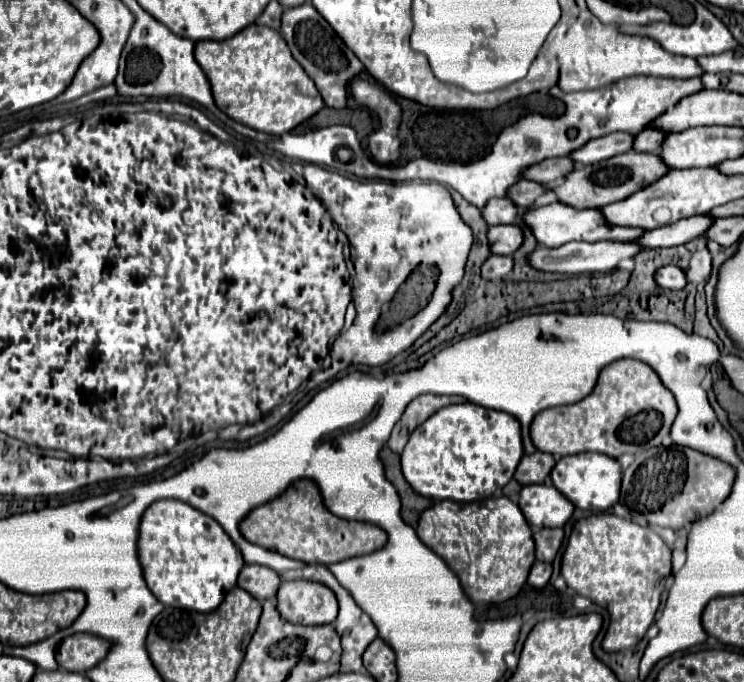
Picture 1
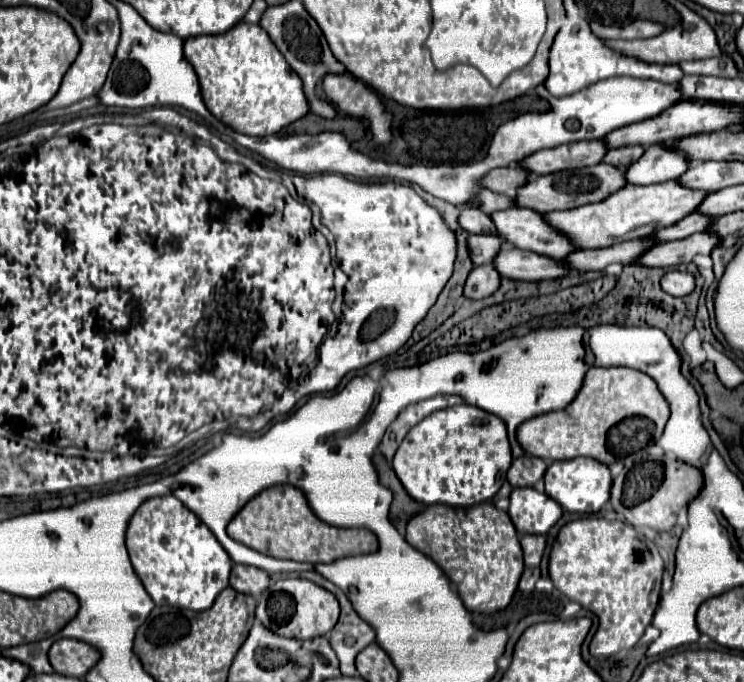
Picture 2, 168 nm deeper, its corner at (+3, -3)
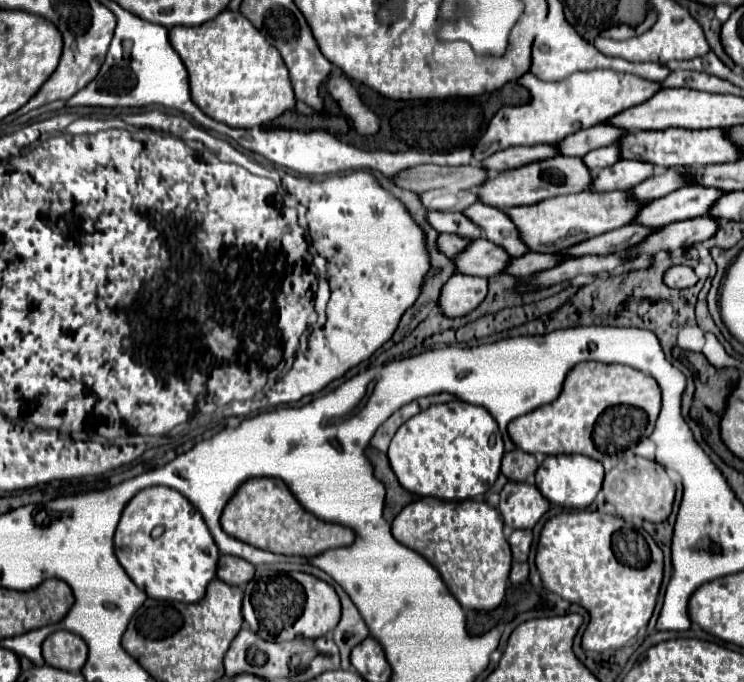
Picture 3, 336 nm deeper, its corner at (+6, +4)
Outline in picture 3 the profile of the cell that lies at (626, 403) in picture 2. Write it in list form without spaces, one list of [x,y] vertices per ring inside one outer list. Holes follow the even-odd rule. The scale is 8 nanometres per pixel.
[[[581,362],[565,378],[561,396],[541,406],[529,414],[515,418],[509,424],[511,440],[525,452],[535,454],[585,454],[595,460],[613,460],[629,450],[631,444],[637,444],[641,438],[651,436],[657,416],[661,410],[661,388],[645,372],[621,364],[603,364],[603,362]]]

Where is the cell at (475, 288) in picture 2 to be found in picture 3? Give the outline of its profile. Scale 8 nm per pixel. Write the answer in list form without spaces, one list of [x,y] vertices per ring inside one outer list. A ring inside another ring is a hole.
[[[455,274],[441,290],[439,308],[445,316],[463,316],[477,308],[487,296],[487,278]]]

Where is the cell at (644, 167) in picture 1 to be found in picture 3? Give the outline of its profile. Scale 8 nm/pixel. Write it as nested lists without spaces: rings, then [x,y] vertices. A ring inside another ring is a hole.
[[[555,156],[549,160],[533,162],[523,168],[515,168],[509,172],[503,172],[495,178],[489,178],[479,190],[479,198],[483,204],[517,204],[517,206],[527,206],[527,204],[537,204],[539,200],[561,196],[561,194],[577,194],[583,192],[591,186],[593,174],[591,170],[583,164],[581,158],[577,156]]]

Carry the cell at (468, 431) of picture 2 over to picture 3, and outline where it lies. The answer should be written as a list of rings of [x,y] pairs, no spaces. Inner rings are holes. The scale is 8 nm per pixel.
[[[453,400],[445,404],[435,404],[407,420],[391,440],[389,462],[401,486],[413,494],[433,496],[441,500],[467,500],[481,498],[493,486],[501,470],[503,452],[503,438],[493,416],[483,406]]]

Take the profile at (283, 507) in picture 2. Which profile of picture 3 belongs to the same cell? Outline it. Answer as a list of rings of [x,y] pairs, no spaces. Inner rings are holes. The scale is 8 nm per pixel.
[[[277,478],[247,480],[225,506],[221,516],[221,528],[233,538],[239,538],[241,542],[247,542],[255,548],[287,556],[313,558],[325,550],[339,548],[343,544],[351,546],[355,542],[355,532],[351,528],[323,522],[311,512],[307,512],[291,494],[287,484]]]

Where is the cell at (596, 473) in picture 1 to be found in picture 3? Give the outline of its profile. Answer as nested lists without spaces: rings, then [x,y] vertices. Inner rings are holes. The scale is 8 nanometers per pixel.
[[[544,454],[545,460],[539,466],[535,478],[539,492],[553,504],[565,508],[587,508],[601,490],[603,484],[603,466],[597,460],[591,460],[583,454]]]

